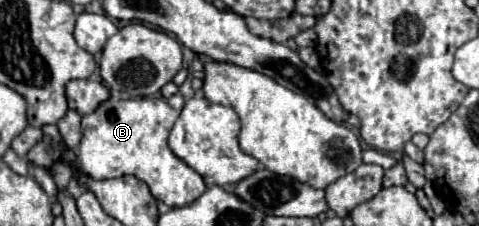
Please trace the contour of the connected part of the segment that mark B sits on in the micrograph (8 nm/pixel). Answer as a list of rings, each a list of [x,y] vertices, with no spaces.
[[[163,98],[103,102],[95,112],[85,114],[81,120],[83,140],[75,150],[79,168],[93,180],[133,174],[151,188],[159,202],[165,202],[171,208],[195,202],[205,192],[205,182],[167,146],[167,136],[177,118],[179,112],[173,110]]]

